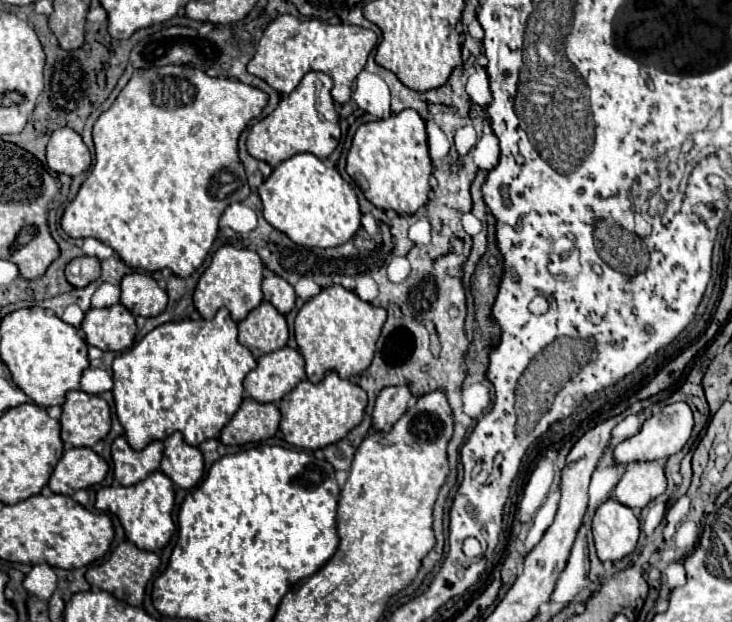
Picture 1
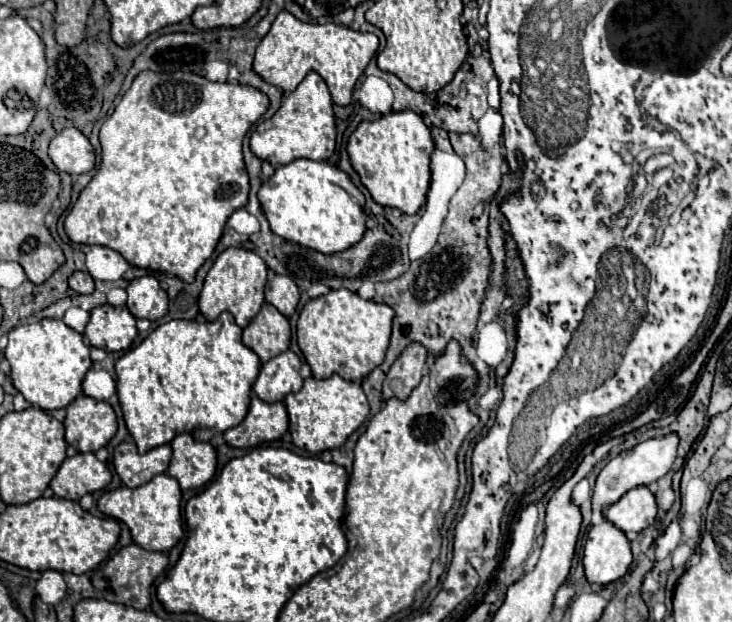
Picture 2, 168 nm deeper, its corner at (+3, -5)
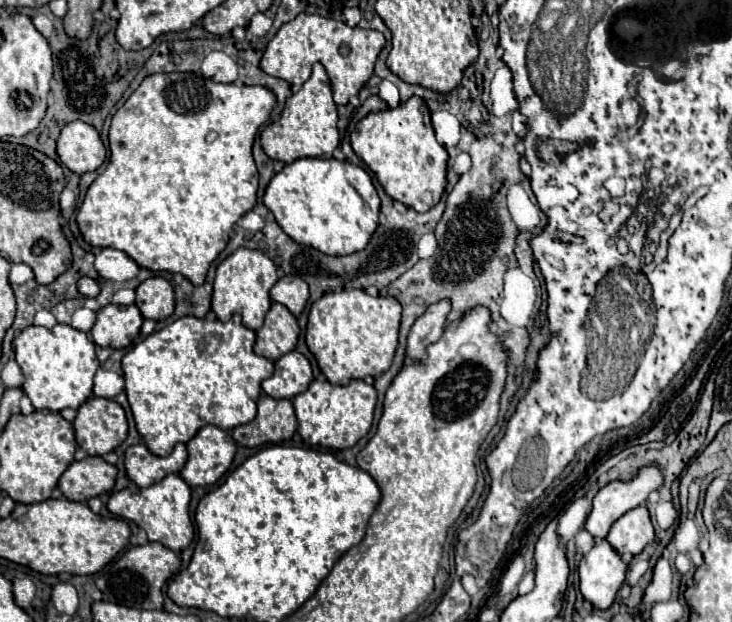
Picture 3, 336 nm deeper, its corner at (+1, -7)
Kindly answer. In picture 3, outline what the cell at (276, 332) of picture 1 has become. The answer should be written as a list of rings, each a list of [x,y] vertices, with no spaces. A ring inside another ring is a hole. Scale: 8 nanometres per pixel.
[[[273,303],[265,317],[263,327],[257,331],[255,353],[271,361],[277,361],[281,355],[295,349],[297,339],[299,339],[297,319],[285,305]]]

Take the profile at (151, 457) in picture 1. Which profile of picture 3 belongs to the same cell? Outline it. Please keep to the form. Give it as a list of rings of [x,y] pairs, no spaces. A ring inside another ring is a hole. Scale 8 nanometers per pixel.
[[[143,443],[133,445],[125,451],[125,469],[129,479],[137,487],[149,487],[161,481],[165,475],[179,473],[181,467],[185,467],[185,463],[187,463],[187,447],[183,443],[179,443],[167,457],[153,455]]]

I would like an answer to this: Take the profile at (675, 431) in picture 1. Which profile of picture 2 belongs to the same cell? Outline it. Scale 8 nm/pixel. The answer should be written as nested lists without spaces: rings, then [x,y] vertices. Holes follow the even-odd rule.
[[[671,431],[667,435],[637,443],[629,451],[621,451],[617,457],[613,457],[597,477],[597,483],[593,489],[593,511],[601,511],[605,505],[615,503],[625,491],[629,491],[633,487],[649,485],[649,483],[657,481],[659,477],[663,477],[675,463],[677,445],[679,445],[679,435],[675,431]]]

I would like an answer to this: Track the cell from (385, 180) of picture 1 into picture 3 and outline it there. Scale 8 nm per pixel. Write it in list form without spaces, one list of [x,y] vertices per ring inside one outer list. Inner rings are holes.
[[[411,97],[395,109],[369,113],[351,133],[353,151],[375,173],[387,195],[415,211],[435,207],[447,187],[447,149],[435,139],[431,111],[421,97]]]

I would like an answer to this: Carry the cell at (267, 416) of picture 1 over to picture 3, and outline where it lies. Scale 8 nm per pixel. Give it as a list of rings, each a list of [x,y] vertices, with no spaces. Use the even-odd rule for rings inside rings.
[[[261,395],[257,403],[257,417],[251,423],[233,429],[233,439],[245,447],[261,447],[267,443],[283,443],[297,431],[293,403],[289,399],[273,399]]]

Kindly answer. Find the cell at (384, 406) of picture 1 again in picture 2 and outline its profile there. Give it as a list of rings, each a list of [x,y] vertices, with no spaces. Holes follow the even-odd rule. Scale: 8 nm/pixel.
[[[411,343],[401,357],[389,369],[385,383],[383,383],[383,401],[391,397],[399,397],[405,401],[411,395],[411,389],[419,385],[427,363],[427,351],[419,343]]]

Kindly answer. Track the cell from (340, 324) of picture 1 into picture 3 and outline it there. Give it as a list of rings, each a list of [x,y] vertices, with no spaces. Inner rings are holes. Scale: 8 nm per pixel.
[[[345,289],[327,293],[311,305],[305,339],[329,383],[345,385],[351,379],[379,377],[391,367],[399,321],[401,305],[395,297],[371,297],[363,289]]]

